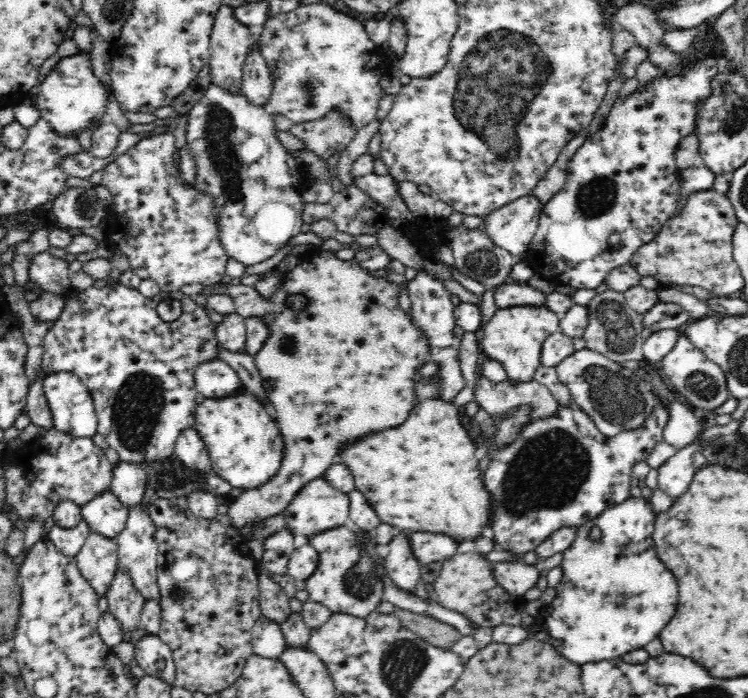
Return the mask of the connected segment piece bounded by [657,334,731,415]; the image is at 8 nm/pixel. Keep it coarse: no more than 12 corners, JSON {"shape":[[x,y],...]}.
{"shape":[[683,334],[657,367],[708,415],[731,396],[721,367]]}

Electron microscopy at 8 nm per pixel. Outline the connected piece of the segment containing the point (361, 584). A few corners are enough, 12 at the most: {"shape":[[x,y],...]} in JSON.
{"shape":[[351,523],[309,539],[307,601],[367,618],[383,600],[378,544]]}

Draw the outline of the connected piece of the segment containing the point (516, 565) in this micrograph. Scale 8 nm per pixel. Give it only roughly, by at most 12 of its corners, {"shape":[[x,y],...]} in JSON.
{"shape":[[526,562],[494,563],[495,576],[509,594],[534,589],[540,570]]}

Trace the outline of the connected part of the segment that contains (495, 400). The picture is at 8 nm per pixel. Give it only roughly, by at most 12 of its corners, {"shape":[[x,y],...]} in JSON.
{"shape":[[478,370],[475,400],[490,415],[526,403],[532,419],[554,418],[560,405],[535,380],[492,383]]}

